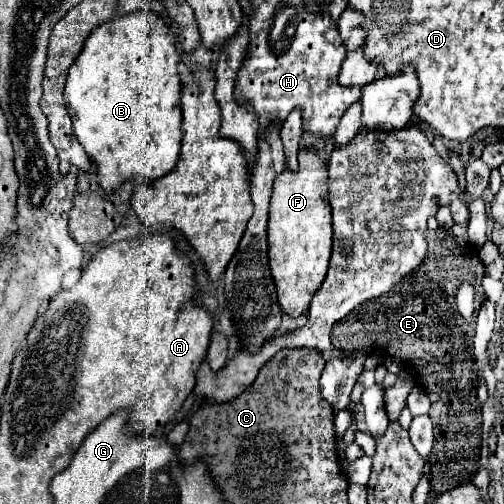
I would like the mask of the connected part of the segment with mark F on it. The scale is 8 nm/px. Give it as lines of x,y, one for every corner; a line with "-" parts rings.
301,150
299,152
299,170
293,174
289,170
281,172
277,180
273,182
273,194
271,194
271,208
269,208
269,266
271,274
277,286
277,298
281,304
281,310
289,314
291,318
299,318
307,314
311,298
315,296
317,288
323,284
329,258
331,258
331,206
327,198
327,168
317,158
313,150

